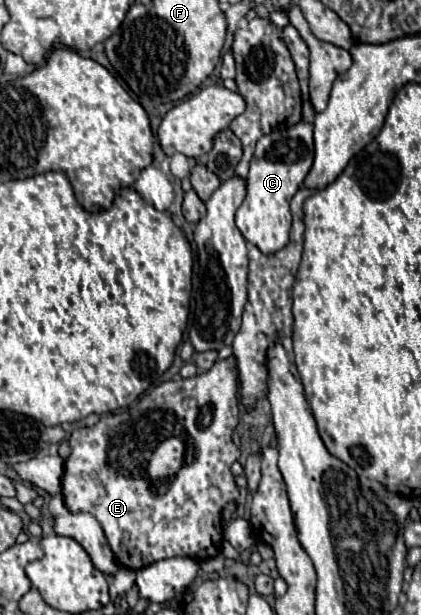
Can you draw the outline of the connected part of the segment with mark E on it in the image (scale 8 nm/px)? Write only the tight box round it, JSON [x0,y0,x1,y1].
[62,357,240,569]

